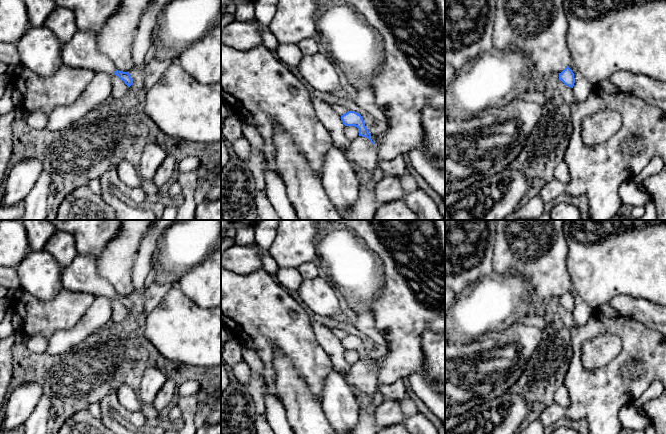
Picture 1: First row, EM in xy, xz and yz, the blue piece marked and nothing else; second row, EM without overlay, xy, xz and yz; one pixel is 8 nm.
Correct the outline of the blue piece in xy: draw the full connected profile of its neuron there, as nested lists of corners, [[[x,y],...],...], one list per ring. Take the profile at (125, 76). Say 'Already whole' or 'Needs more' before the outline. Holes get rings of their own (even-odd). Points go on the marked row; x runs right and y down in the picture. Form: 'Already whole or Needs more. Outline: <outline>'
Already whole. Outline: [[[116,70],[115,75],[118,76],[121,80],[123,80],[128,87],[132,85],[133,80],[129,72],[123,72],[123,71]]]

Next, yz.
Already whole. Outline: [[[567,66],[561,73],[559,73],[559,80],[561,80],[566,86],[573,88],[575,83],[574,73]]]

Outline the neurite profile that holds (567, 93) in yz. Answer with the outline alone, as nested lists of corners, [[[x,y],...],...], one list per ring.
[[[558,80],[558,89],[563,99],[570,106],[579,102],[574,95],[573,89],[571,87],[566,86],[561,80]]]

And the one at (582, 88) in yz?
[[[570,60],[568,62],[568,66],[569,68],[572,70],[572,72],[574,73],[574,78],[575,78],[575,83],[573,86],[573,92],[574,95],[576,97],[576,99],[579,102],[583,102],[588,95],[590,94],[590,92],[593,89],[593,85],[591,85],[575,68],[574,63]]]

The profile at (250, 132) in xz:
[[[237,114],[237,118],[240,121],[243,136],[247,139],[251,148],[264,153],[264,139],[257,128],[251,125],[245,117]]]

